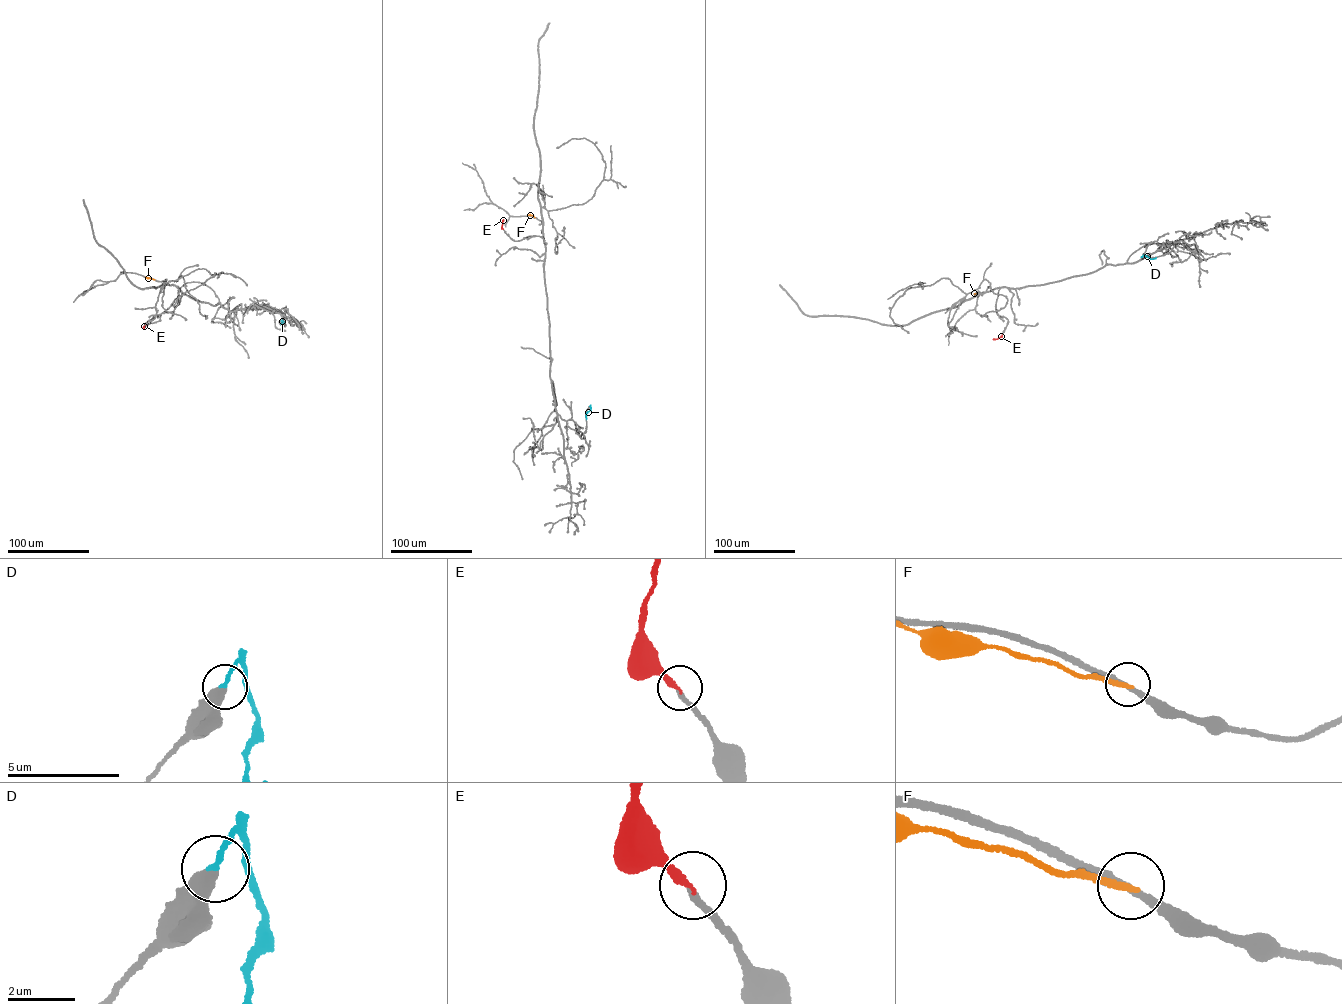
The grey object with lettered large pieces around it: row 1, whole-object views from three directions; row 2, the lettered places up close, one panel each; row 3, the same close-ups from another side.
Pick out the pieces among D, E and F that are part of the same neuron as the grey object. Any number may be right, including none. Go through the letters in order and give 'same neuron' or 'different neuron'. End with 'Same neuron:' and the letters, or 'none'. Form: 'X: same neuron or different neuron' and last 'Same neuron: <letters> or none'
D: different neuron
E: same neuron
F: different neuron
Same neuron: E

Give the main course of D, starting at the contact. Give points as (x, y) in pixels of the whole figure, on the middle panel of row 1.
D: (589, 406), (586, 419)

